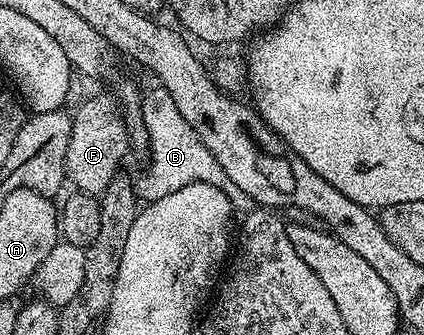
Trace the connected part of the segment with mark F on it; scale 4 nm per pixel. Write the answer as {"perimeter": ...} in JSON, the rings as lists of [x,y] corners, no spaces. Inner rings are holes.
{"perimeter":[[[113,94],[89,95],[72,111],[72,137],[68,137],[66,178],[79,192],[101,196],[102,190],[119,174],[122,158],[131,150],[126,121]]]}

